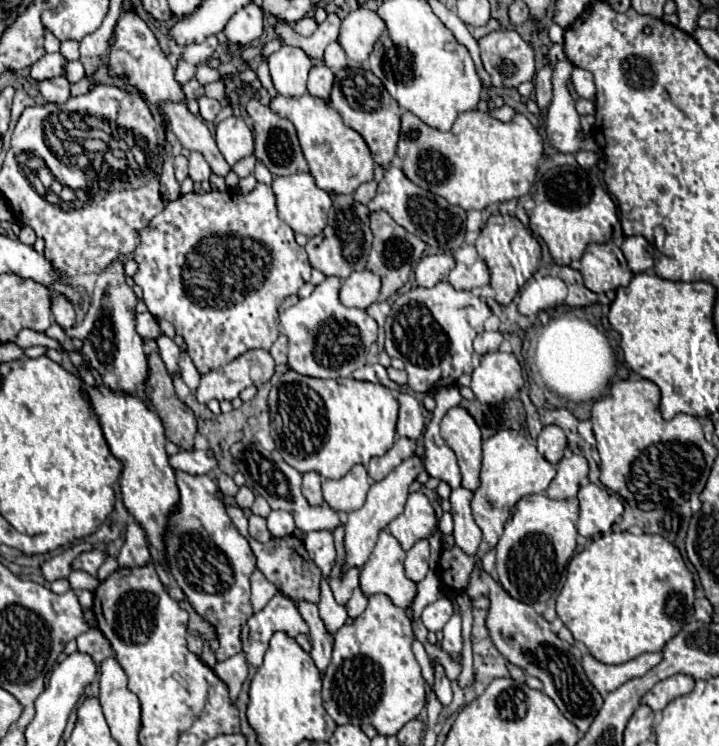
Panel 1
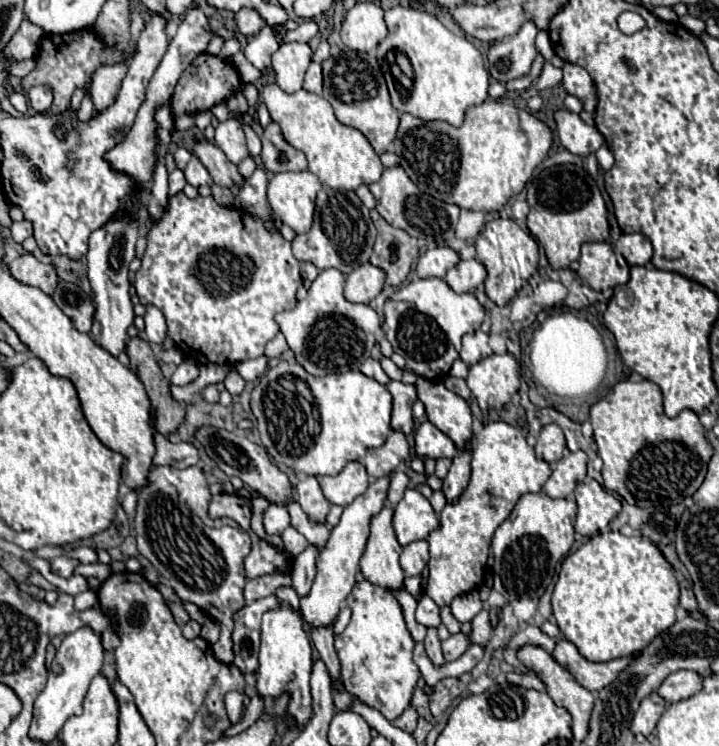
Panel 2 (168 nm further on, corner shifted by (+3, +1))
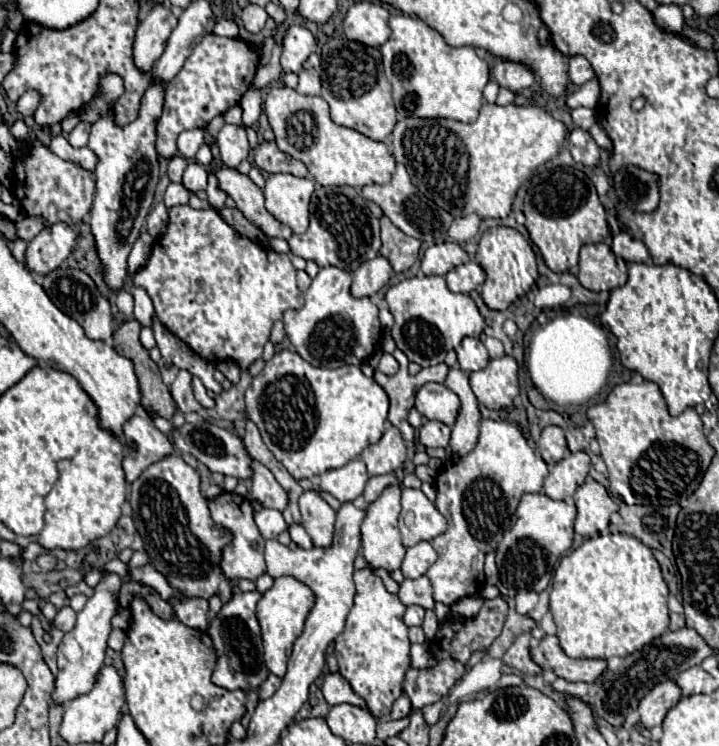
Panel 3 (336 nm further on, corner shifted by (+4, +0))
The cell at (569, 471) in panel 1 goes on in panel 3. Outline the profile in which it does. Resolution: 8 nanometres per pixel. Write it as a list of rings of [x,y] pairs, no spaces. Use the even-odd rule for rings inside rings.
[[[586,452],[570,454],[562,458],[544,480],[542,492],[552,500],[564,500],[574,494],[574,490],[584,482],[590,470],[590,458]]]

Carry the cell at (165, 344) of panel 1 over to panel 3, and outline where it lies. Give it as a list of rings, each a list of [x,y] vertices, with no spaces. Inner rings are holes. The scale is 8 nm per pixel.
[[[132,288],[130,294],[134,296],[134,318],[142,326],[152,326],[152,318],[156,316],[156,310],[154,310],[152,300],[146,294],[146,290],[144,288]]]

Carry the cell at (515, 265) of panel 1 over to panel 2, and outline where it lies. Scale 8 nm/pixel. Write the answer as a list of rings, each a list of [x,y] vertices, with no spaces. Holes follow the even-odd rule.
[[[495,219],[489,221],[485,229],[479,233],[475,247],[477,247],[477,259],[487,269],[485,293],[495,305],[505,307],[517,295],[521,283],[537,271],[539,246],[535,243],[535,239],[529,233],[525,233],[513,219]]]

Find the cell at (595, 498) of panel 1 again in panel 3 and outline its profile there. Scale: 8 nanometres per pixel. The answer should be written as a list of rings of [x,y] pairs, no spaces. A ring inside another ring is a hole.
[[[590,476],[574,492],[574,502],[578,508],[574,532],[580,536],[586,536],[586,538],[604,532],[608,528],[610,514],[618,512],[618,506],[612,502],[606,488]]]

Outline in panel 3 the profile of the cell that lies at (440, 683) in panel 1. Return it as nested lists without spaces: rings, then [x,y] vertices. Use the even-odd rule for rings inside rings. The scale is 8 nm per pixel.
[[[426,610],[426,618],[424,618],[424,634],[426,634],[426,644],[436,636],[436,630],[438,630],[438,620],[436,620],[436,614],[432,610]]]

